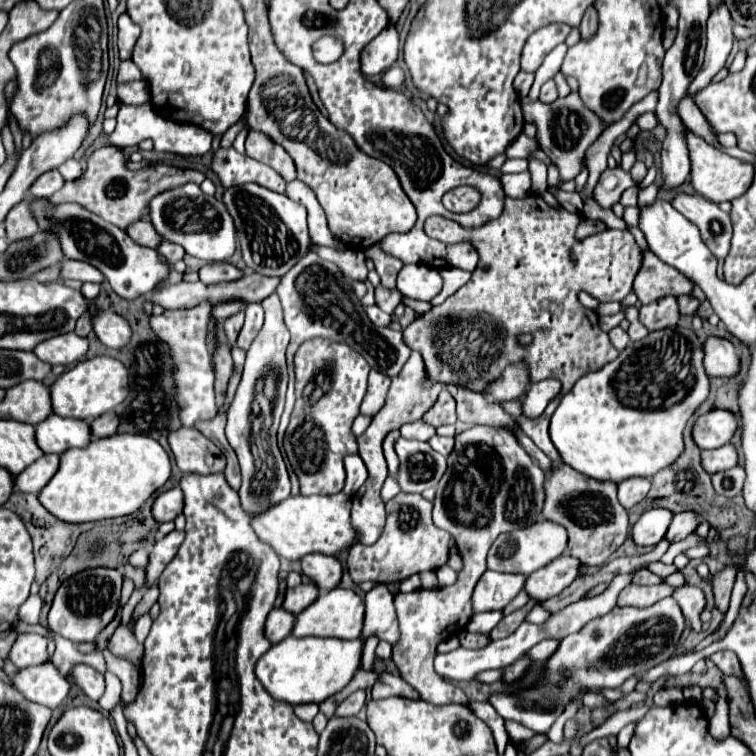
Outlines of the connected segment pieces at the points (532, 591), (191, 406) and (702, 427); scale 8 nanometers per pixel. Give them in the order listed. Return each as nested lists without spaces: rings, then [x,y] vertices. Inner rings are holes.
[[[562,555],[556,559],[556,563],[548,563],[548,567],[542,567],[540,571],[534,571],[526,577],[524,591],[534,601],[546,601],[558,593],[562,593],[580,573],[582,563],[574,559],[572,555]]]
[[[202,301],[196,307],[188,309],[174,309],[164,311],[160,317],[150,317],[150,327],[160,341],[168,345],[170,359],[172,359],[172,377],[176,385],[176,403],[180,407],[180,421],[182,427],[194,427],[196,421],[216,417],[218,409],[214,403],[214,371],[212,371],[212,357],[206,345],[208,333],[208,317],[212,311],[210,301]]]
[[[712,409],[696,419],[692,439],[700,449],[718,449],[732,439],[736,425],[736,417],[730,411]]]

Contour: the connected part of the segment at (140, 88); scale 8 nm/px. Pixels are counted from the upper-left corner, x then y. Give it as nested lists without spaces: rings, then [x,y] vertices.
[[[128,81],[118,85],[118,97],[124,99],[126,105],[142,105],[150,101],[150,87],[144,81]]]

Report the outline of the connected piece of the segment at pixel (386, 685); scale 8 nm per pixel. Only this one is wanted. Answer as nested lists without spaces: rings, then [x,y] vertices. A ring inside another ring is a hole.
[[[382,671],[378,673],[378,681],[372,687],[372,697],[374,699],[384,699],[384,697],[408,697],[408,699],[420,699],[420,693],[408,685],[404,679],[400,679],[400,675]]]

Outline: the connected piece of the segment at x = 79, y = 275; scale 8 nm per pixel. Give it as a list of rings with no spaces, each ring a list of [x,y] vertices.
[[[66,259],[64,263],[60,263],[62,267],[62,279],[78,279],[82,283],[90,281],[90,283],[102,283],[104,281],[104,275],[92,267],[90,263],[84,263],[84,261],[72,261],[72,259]]]

